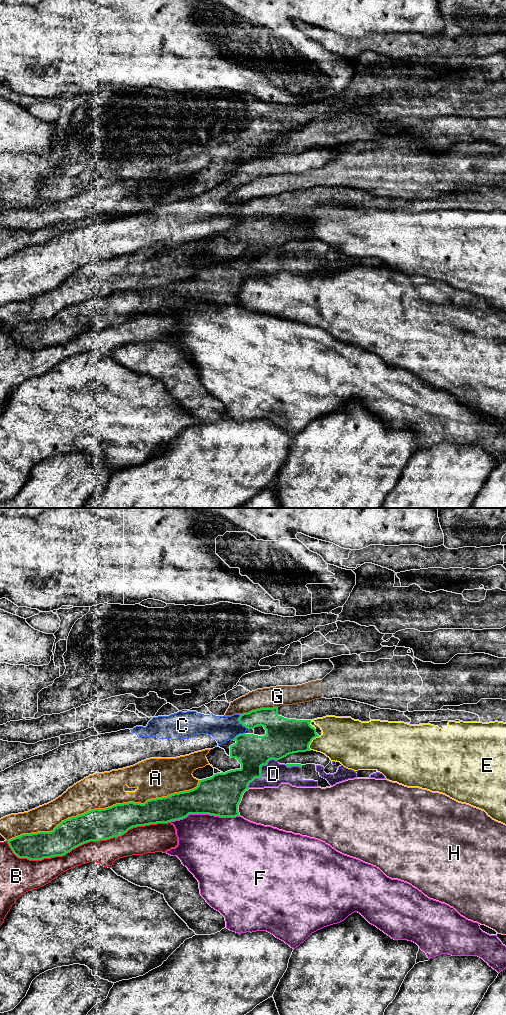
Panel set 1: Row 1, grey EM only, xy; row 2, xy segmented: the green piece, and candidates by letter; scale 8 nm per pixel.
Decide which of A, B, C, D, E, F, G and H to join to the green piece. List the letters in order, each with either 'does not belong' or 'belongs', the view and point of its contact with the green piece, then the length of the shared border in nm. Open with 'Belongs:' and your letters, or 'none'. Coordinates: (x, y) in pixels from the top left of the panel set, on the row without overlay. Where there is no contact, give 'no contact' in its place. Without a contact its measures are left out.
Belongs: D
A: does not belong; meets green in xy at (105, 296); contact 1600 nm long
B: does not belong; meets green in xy at (86, 330); contact 1300 nm long
C: does not belong; meets green in xy at (240, 210); contact 140 nm long
D: belongs; meets green in xy at (260, 260); contact 340 nm long
E: does not belong; meets green in xy at (311, 229); contact 140 nm long
F: does not belong; meets green in xy at (204, 301); contact 550 nm long
G: does not belong; meets green in xy at (260, 196); contact 300 nm long
H: does not belong; meets green in xy at (240, 288); contact 240 nm long

